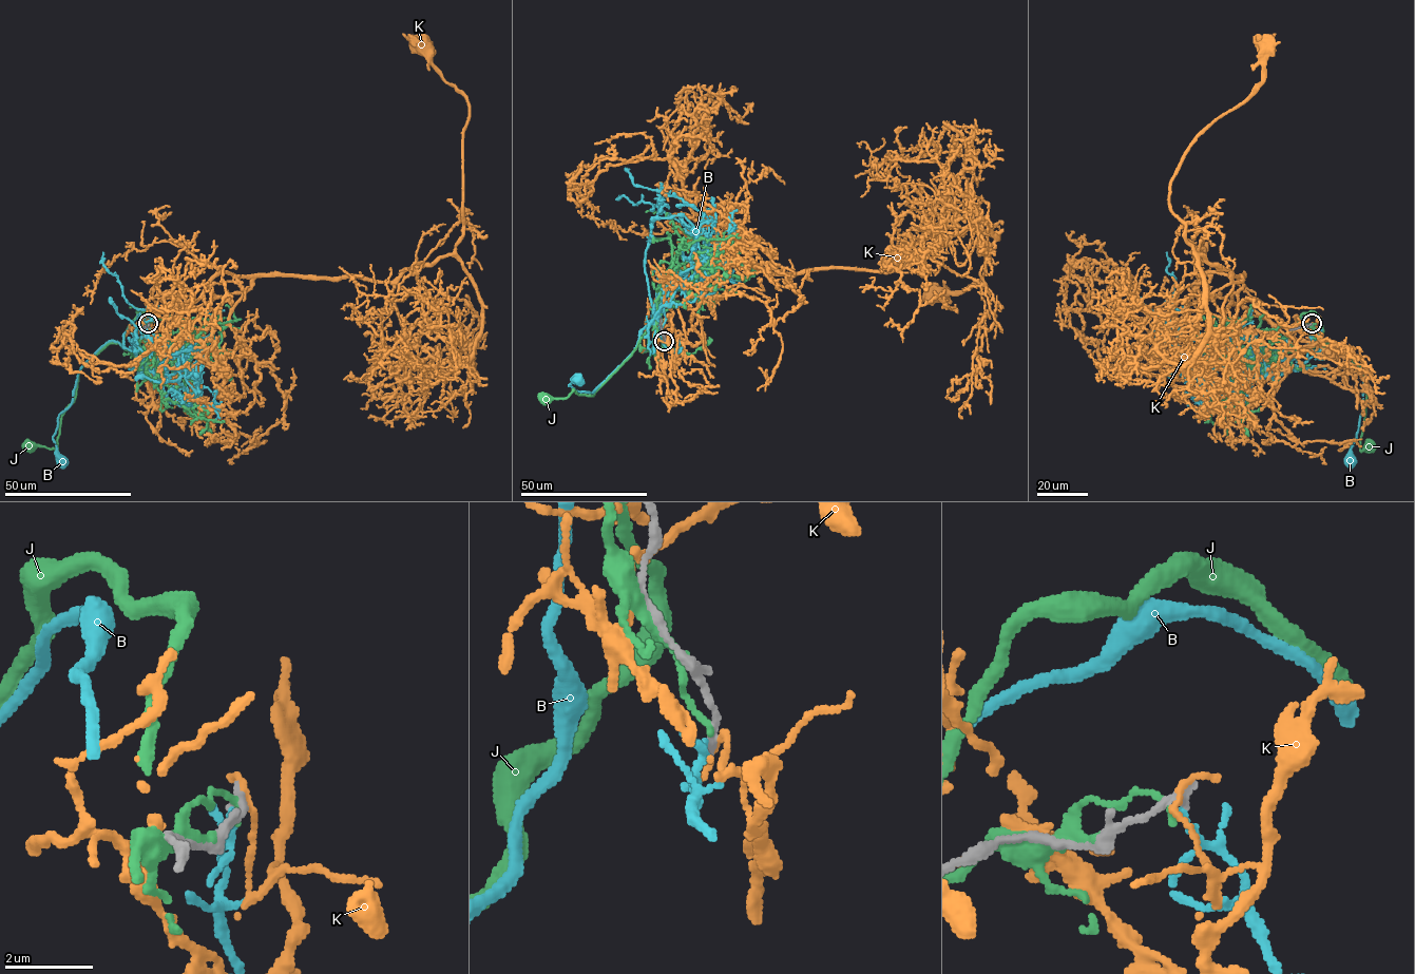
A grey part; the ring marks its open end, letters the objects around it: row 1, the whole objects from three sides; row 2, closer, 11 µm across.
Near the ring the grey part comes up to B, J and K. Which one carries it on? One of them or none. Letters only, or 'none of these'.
none of these

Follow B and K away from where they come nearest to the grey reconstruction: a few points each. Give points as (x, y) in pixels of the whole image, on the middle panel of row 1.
B: (664, 340), (665, 345), (653, 321), (642, 330), (633, 351), (591, 393), (578, 392), (569, 385), (578, 380)
K: (665, 340), (686, 340), (669, 279), (690, 263), (893, 271), (962, 231), (979, 198), (983, 275), (939, 297)

